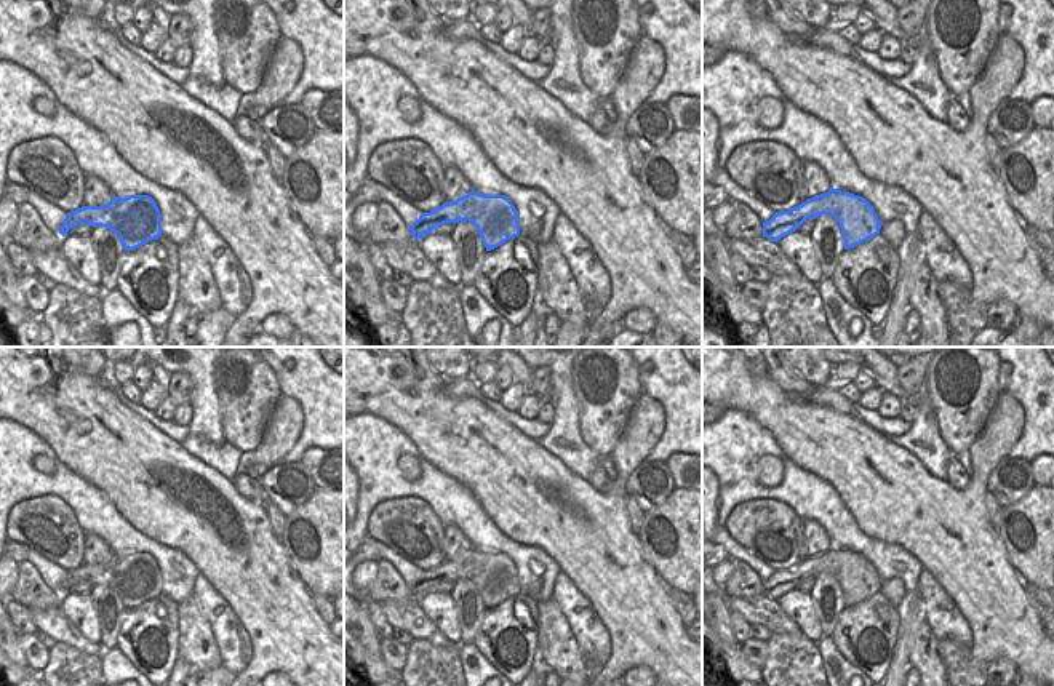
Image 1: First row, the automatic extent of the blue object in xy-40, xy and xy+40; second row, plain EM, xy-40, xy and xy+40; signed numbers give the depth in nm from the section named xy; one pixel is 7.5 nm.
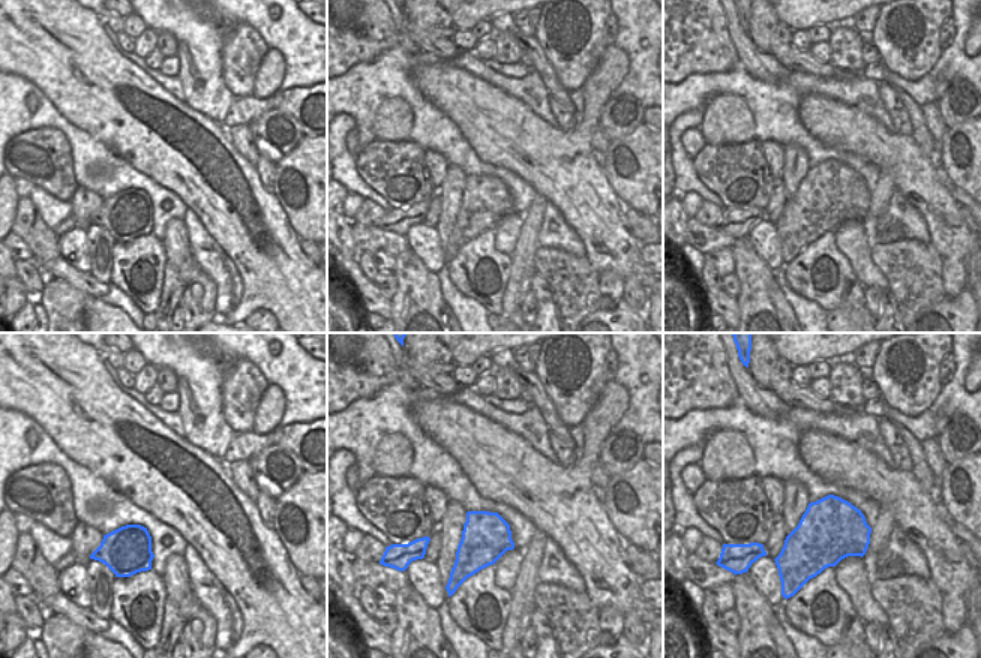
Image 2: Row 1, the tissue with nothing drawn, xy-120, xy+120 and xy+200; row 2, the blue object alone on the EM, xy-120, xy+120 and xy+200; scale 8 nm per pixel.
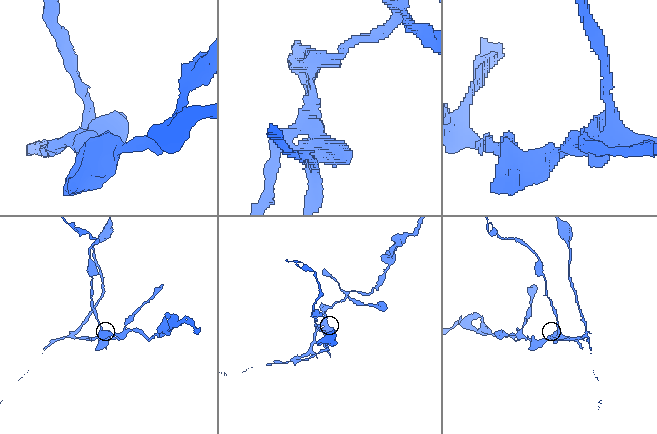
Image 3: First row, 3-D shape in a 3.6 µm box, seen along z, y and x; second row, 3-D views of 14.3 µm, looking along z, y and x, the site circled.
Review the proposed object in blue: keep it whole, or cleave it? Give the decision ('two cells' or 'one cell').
two cells

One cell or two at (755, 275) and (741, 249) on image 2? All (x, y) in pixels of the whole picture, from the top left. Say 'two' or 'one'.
one

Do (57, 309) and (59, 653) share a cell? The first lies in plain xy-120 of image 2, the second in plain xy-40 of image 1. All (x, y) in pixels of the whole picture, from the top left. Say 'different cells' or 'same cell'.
same cell

